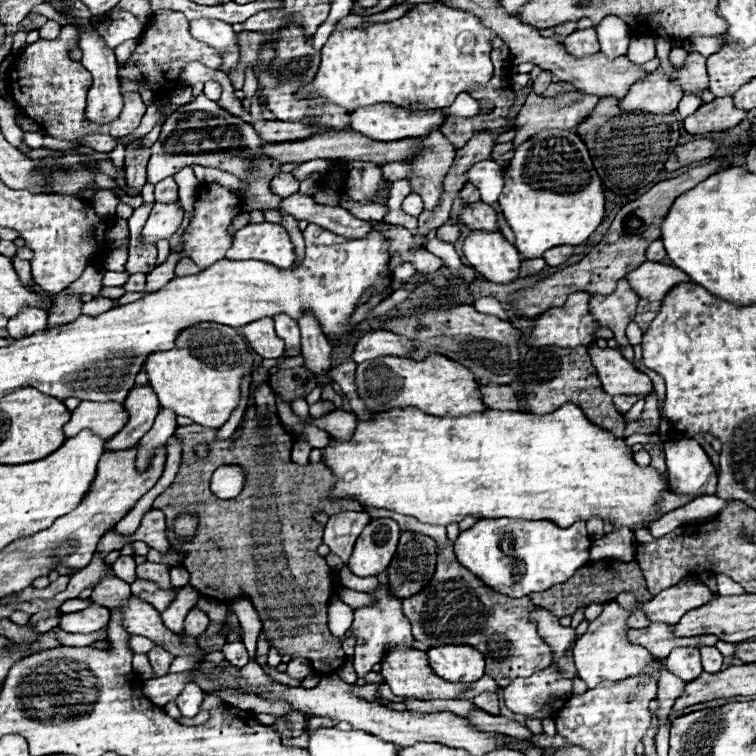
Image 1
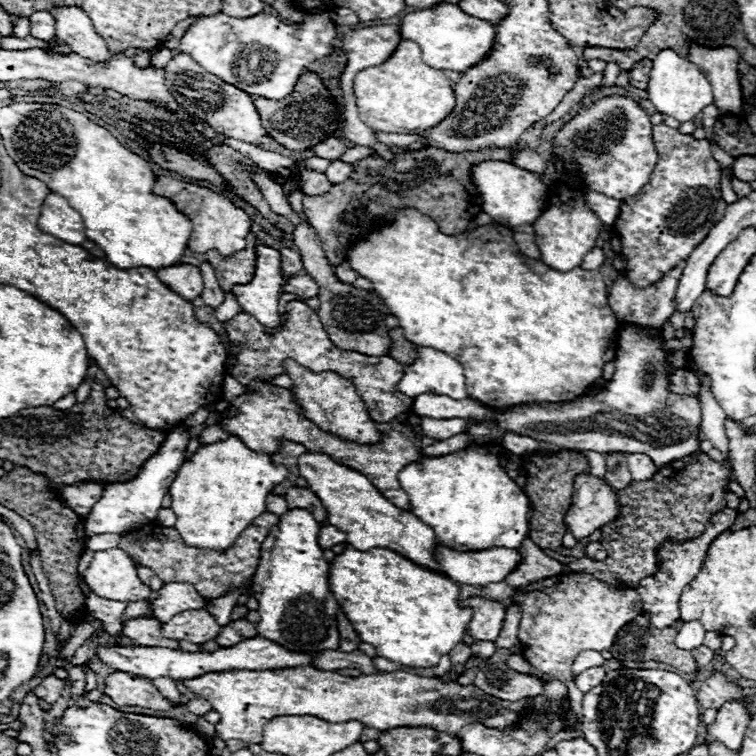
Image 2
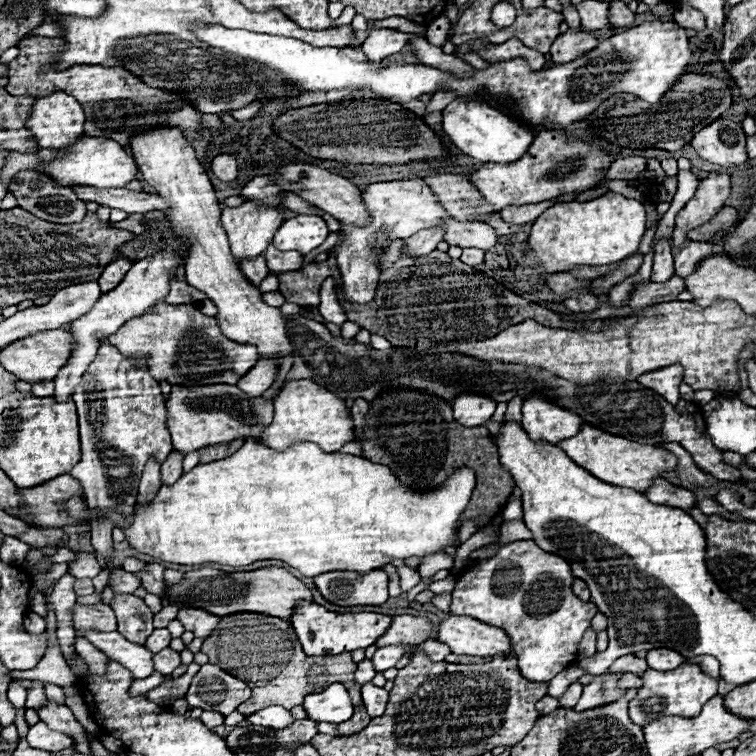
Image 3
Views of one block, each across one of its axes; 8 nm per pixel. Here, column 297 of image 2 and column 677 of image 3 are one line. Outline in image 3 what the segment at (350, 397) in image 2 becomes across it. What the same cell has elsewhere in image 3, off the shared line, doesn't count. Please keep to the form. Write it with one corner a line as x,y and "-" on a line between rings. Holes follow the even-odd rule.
672,364
668,368
660,368
660,370
652,370
648,374
642,374
636,382
640,382
642,386
664,396
668,402
676,404
680,400
678,386
682,382
682,376
684,376
684,368
680,364

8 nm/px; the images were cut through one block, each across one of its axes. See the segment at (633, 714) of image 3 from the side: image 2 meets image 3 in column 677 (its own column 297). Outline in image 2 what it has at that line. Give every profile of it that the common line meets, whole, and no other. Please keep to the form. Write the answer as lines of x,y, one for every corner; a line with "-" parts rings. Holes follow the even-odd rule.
284,668
284,670
228,670
228,672
210,672
202,674
198,678
182,680
182,684
194,692
198,698
206,698
220,714
220,722
216,726
216,734
224,740
242,740
248,744
260,744
264,726
276,718
276,716
318,716
322,720
330,722
348,722
358,720
370,728
388,730
398,726
428,726
440,732
456,734
466,724
484,724
488,728
508,728
518,720
518,714
524,708
526,700
520,702
502,702
500,698
494,698
476,686
460,686
456,682
442,684
436,678
420,678
410,672
376,672
370,676
338,676
334,672
324,672
318,668

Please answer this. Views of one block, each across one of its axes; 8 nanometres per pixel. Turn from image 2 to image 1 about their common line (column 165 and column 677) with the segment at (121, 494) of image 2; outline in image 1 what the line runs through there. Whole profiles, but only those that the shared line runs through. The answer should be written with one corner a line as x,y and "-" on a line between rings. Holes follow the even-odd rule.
680,438
680,442
664,442
668,488
678,496
712,496
716,494
716,468
708,454
692,438

